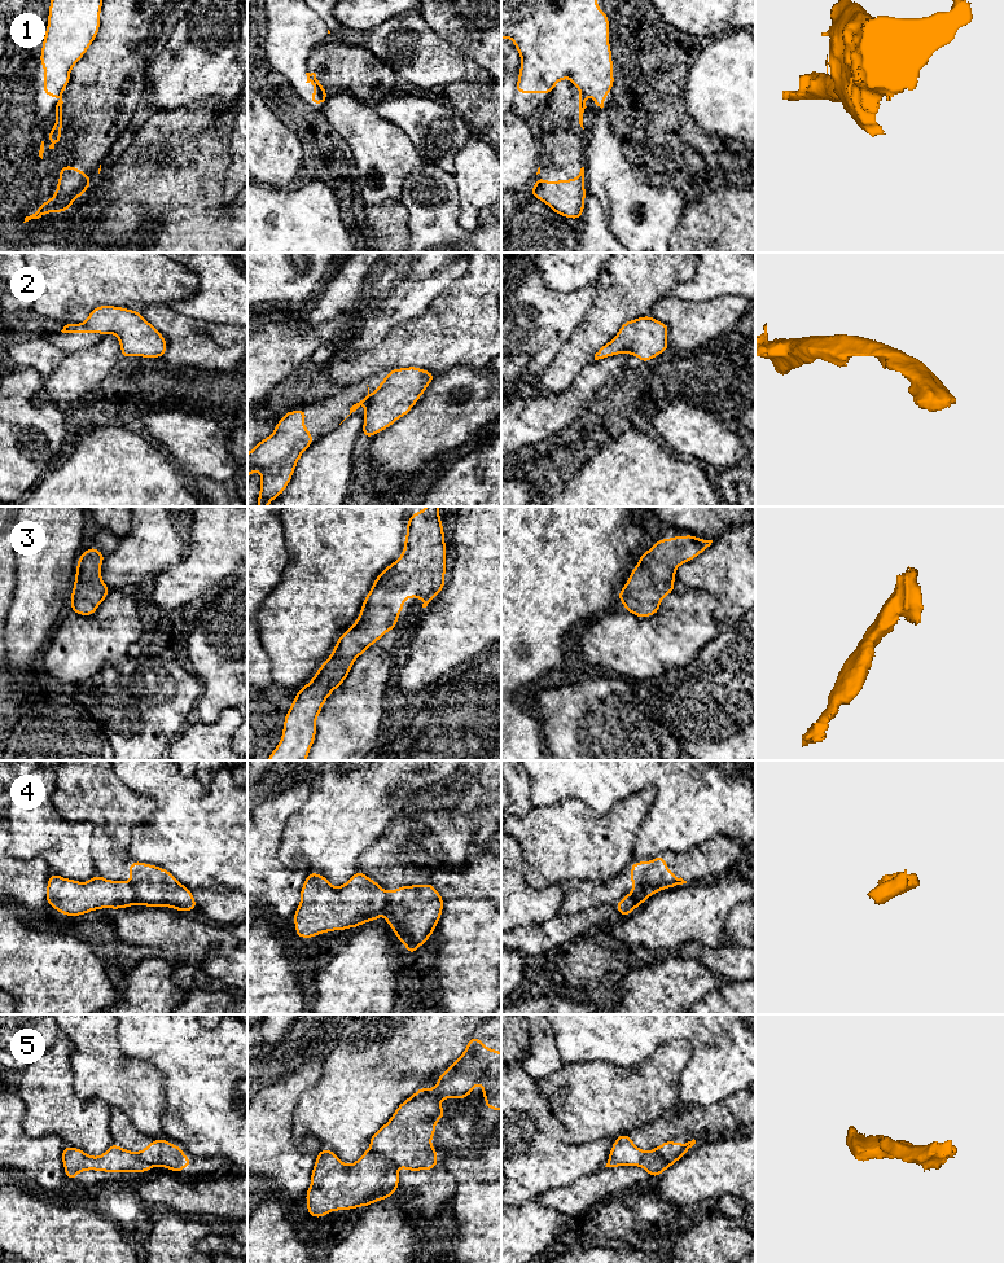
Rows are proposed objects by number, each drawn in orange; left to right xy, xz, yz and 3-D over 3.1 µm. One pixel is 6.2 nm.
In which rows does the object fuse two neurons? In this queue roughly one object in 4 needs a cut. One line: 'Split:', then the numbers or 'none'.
Split: 1, 4, 5

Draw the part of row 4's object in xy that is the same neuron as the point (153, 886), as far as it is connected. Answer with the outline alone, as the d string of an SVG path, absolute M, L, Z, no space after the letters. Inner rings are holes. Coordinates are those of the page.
M130 863L128 873L137 904L170 907L181 912L197 908L193 894L168 870L146 863Z

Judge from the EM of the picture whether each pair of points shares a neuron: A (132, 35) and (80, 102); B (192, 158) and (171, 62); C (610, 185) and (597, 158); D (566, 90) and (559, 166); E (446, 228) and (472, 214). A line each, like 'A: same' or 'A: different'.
A: same
B: different
C: same
D: same
E: different

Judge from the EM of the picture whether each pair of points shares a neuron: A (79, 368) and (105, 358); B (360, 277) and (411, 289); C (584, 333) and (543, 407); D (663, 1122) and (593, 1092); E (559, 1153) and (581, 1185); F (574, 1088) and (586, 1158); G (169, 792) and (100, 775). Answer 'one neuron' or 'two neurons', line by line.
A: one neuron
B: one neuron
C: two neurons
D: two neurons
E: two neurons
F: two neurons
G: two neurons

